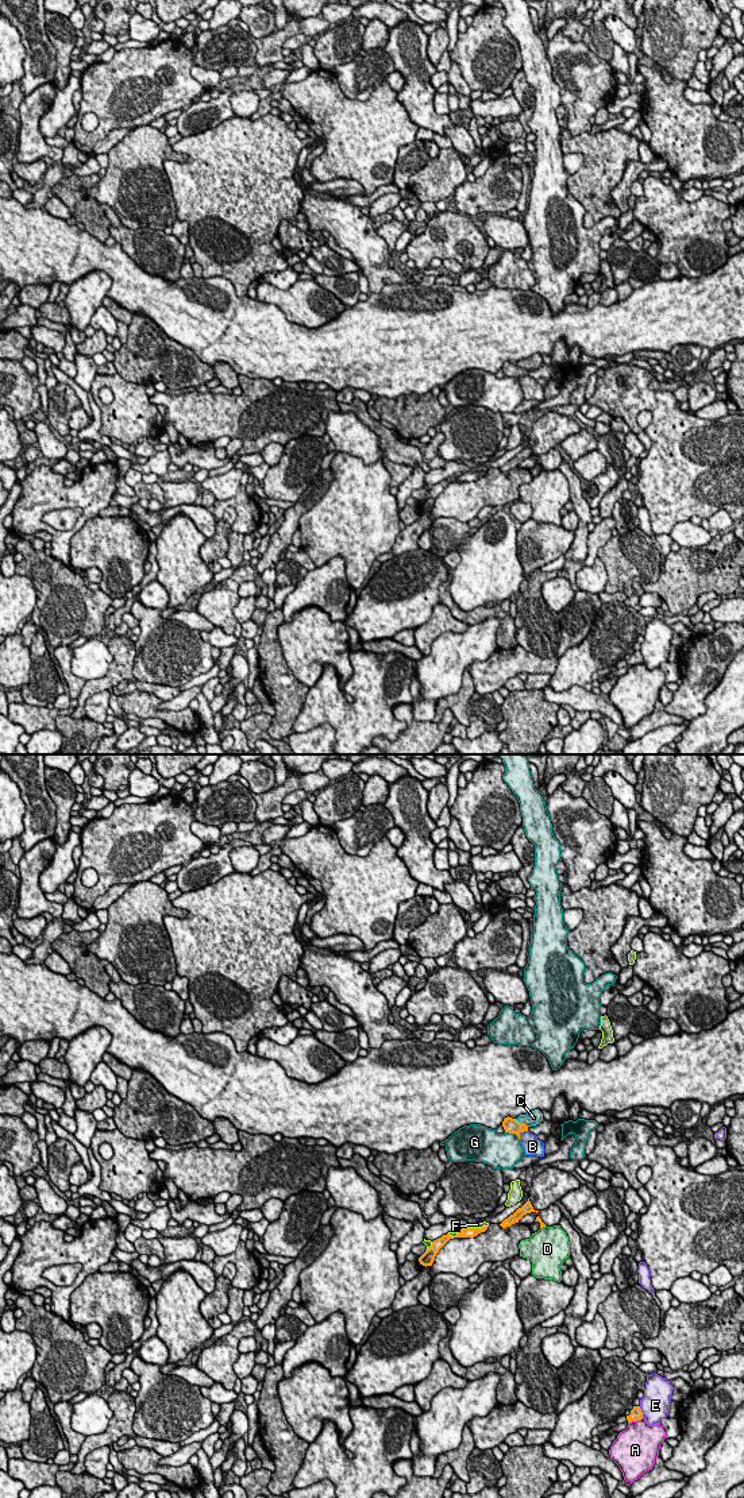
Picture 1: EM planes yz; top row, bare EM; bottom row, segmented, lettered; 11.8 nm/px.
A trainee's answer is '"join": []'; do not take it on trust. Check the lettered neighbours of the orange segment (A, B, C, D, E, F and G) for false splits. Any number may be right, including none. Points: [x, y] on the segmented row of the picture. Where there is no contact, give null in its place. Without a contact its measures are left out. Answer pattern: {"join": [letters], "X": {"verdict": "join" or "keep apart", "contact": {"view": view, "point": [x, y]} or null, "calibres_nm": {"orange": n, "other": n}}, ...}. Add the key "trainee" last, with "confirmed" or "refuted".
{"join": [], "A": {"verdict": "keep apart", "contact": {"view": "yz", "point": [635, 1420]}, "calibres_nm": {"orange": 140, "other": 440}}, "B": {"verdict": "keep apart", "contact": {"view": "yz", "point": [521, 1131]}, "calibres_nm": {"orange": 180, "other": 220}}, "C": {"verdict": "keep apart", "contact": {"view": "yz", "point": [520, 1123]}, "calibres_nm": {"orange": 180, "other": 170}}, "D": {"verdict": "keep apart", "contact": {"view": "yz", "point": [543, 1226]}, "calibres_nm": {"orange": 60, "other": 460}}, "E": {"verdict": "keep apart", "contact": {"view": "yz", "point": [642, 1412]}, "calibres_nm": {"orange": 140, "other": 360}}, "F": {"verdict": "keep apart", "contact": {"view": "yz", "point": [475, 1228]}, "calibres_nm": {"orange": 130, "other": 60}}, "G": {"verdict": "keep apart", "contact": {"view": "yz", "point": [513, 1132]}, "calibres_nm": {"orange": 180, "other": 420}}, "trainee": "confirmed"}

